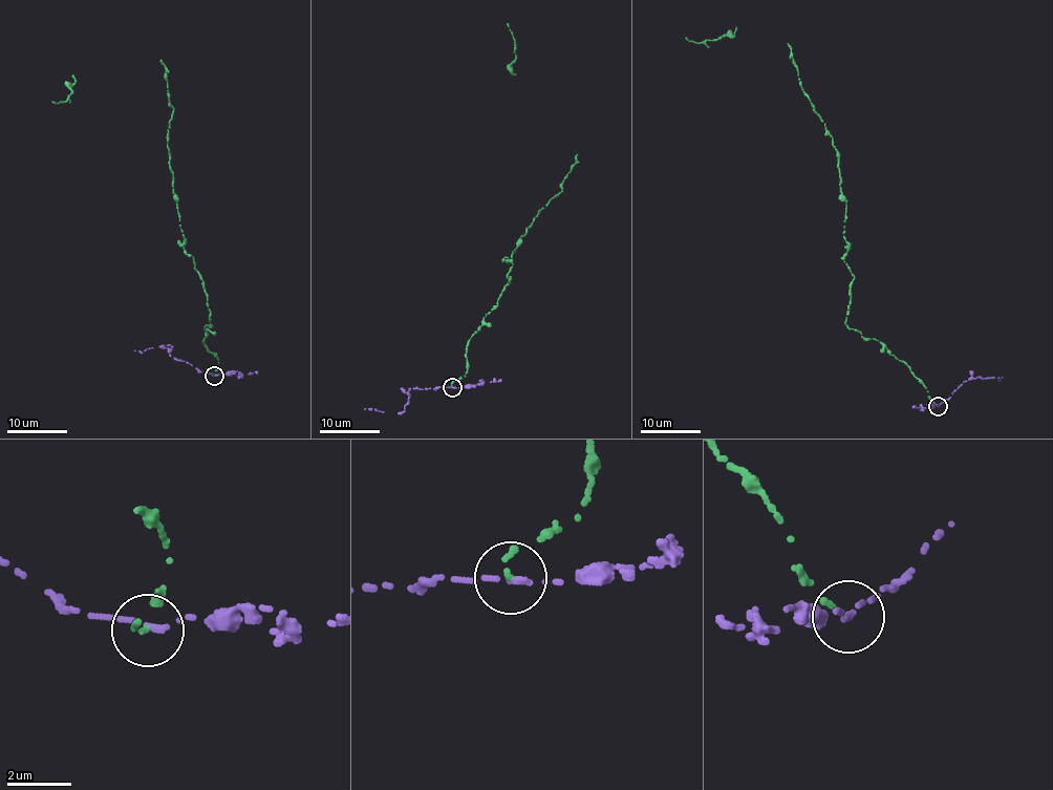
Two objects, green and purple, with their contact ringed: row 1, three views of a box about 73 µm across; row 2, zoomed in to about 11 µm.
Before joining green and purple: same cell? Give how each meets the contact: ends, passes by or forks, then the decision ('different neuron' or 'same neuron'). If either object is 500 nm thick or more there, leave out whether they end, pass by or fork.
green ends there; purple ends there; different neuron

